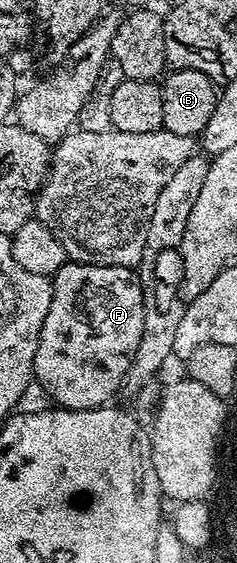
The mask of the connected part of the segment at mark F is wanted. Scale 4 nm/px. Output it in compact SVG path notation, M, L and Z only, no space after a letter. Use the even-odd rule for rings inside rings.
M69 261L62 269L57 270L51 279L52 299L50 308L46 312L46 320L42 324L42 332L38 340L38 348L34 356L34 378L37 383L44 385L44 390L53 398L57 407L65 410L95 410L113 401L112 393L121 389L127 369L130 368L132 357L135 356L135 350L138 348L138 342L142 337L142 324L144 309L146 307L146 292L140 288L140 282L135 278L133 271L127 266L84 266L80 262Z

